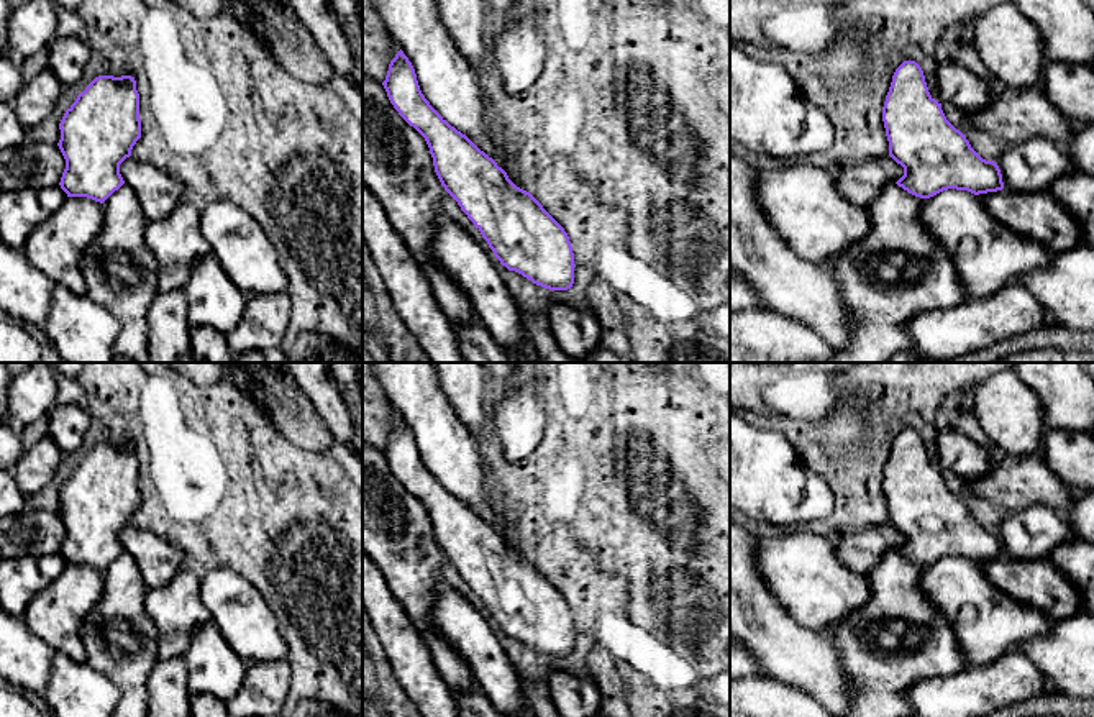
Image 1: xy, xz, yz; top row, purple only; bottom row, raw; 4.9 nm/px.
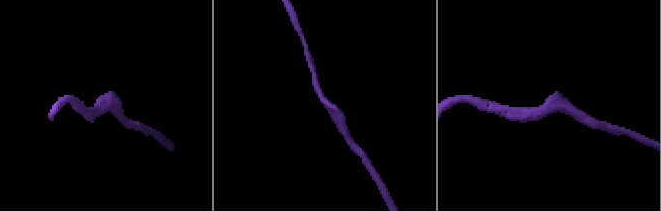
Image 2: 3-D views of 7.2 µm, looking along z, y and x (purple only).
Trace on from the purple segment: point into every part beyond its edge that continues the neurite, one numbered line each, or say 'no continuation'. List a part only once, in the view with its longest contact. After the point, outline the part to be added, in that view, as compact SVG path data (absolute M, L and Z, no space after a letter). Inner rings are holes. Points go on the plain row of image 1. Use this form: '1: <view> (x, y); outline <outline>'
no continuation

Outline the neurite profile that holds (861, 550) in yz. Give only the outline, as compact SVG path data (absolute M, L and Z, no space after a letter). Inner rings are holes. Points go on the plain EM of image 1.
M891 523L859 532L840 533L832 538L836 558L851 571L866 576L882 555L896 551L904 543L904 535Z

